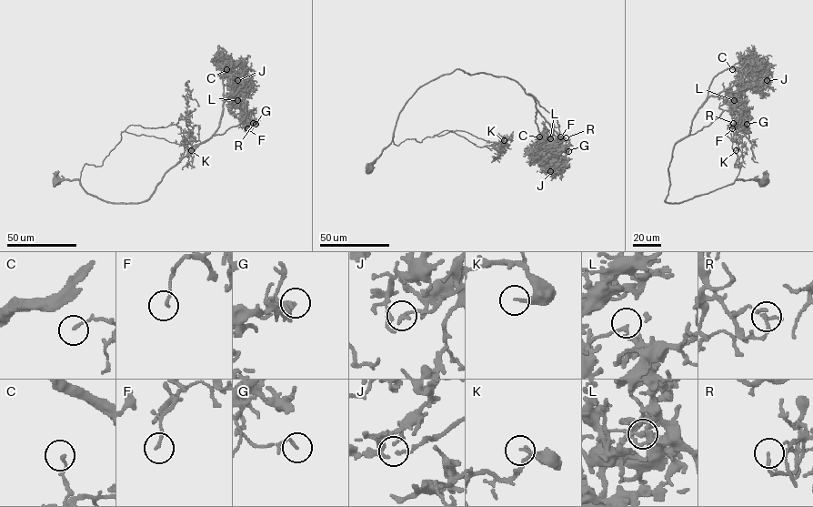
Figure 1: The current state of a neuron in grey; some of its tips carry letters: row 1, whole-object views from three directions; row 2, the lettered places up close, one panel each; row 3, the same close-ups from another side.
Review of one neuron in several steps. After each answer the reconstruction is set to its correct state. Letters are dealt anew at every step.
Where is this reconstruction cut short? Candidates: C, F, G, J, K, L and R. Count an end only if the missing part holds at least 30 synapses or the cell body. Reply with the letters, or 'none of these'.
none of these

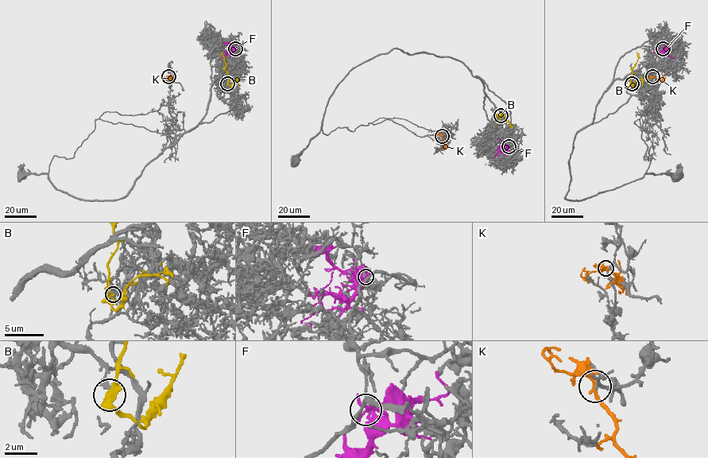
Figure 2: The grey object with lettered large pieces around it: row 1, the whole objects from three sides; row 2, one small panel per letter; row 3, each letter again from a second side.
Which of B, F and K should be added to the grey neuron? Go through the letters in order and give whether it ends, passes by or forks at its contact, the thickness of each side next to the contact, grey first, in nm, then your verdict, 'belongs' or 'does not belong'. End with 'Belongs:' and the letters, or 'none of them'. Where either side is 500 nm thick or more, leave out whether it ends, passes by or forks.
B: it passes by; calibres 150 and 280 nm; does not belong
F: it passes by; calibres 140 and 180 nm; does not belong
K: it forks; calibres 170 and 200 nm; does not belong
Belongs: none of them

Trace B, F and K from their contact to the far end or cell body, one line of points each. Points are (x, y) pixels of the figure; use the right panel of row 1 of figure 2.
B: (631, 83), (632, 68), (638, 58), (636, 52)
F: (663, 48), (663, 55), (674, 59)
K: (652, 76), (661, 79), (662, 75)

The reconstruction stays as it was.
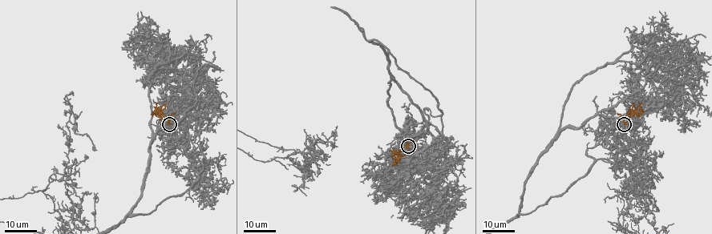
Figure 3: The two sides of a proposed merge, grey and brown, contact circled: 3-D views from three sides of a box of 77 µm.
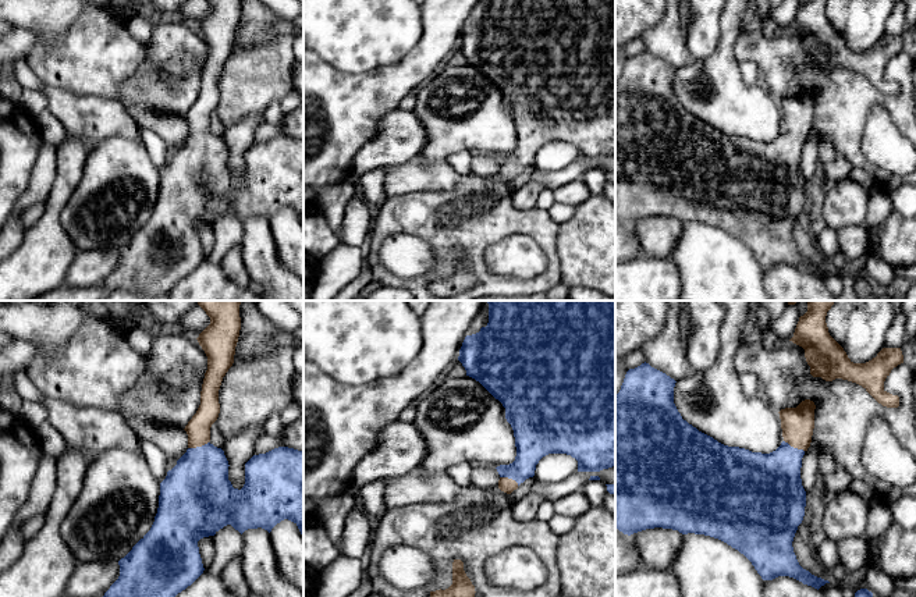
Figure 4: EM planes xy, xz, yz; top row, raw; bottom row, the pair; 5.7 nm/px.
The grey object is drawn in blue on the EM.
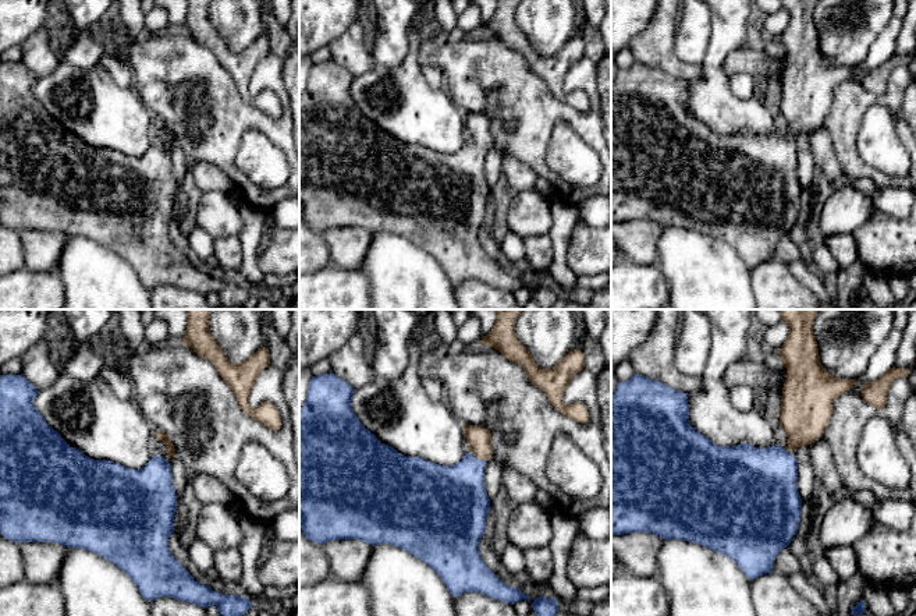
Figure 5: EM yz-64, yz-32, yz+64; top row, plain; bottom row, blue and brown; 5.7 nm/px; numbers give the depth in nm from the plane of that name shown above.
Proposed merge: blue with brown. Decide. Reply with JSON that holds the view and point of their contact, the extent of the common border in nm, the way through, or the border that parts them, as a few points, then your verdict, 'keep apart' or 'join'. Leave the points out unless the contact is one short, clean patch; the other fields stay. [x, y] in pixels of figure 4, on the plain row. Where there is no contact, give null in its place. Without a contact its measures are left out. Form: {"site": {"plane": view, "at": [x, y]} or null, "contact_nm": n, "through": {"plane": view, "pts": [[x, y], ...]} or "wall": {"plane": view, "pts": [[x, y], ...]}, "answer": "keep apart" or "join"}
{"site": {"plane": "xy", "at": [198, 135]}, "contact_nm": 130, "through": {"plane": "xy", "pts": [[196, 178], [198, 135], [198, 117]]}, "answer": "join"}

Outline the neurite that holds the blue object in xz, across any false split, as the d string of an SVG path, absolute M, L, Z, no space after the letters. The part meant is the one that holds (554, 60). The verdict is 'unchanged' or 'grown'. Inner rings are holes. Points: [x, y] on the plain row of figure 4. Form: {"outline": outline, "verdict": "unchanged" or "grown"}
{"outline": "M489 0L489 11L479 21L466 24L458 49L466 64L479 70L505 96L505 107L515 125L516 145L510 153L497 154L498 177L511 182L535 164L536 153L548 142L567 142L578 149L578 160L600 160L615 154L615 0Z", "verdict": "grown"}

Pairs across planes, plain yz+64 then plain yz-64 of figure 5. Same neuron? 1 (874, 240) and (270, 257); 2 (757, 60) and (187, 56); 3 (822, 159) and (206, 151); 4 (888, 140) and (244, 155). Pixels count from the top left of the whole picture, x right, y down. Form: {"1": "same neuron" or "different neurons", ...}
{"1": "same neuron", "2": "same neuron", "3": "different neurons", "4": "same neuron"}

